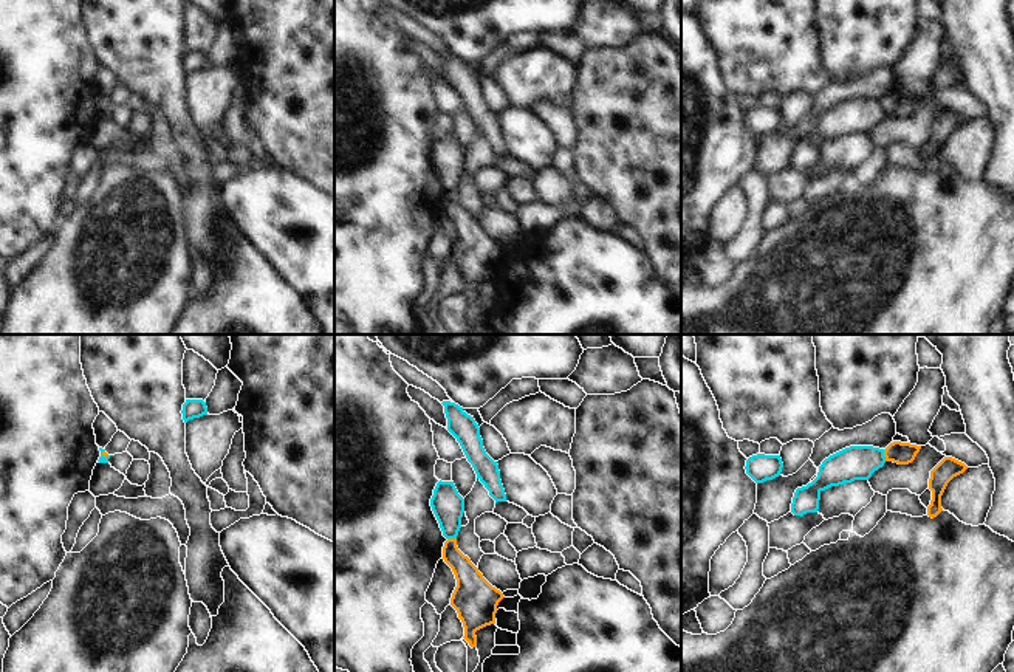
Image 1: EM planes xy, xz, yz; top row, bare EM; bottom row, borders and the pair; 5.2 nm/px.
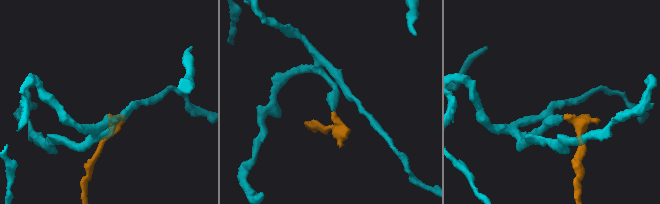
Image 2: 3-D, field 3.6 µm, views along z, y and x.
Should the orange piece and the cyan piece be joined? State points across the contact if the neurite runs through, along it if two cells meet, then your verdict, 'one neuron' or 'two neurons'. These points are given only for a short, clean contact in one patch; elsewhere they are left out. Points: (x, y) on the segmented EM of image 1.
border along yz (883, 449), (883, 456), (887, 460); two neurons

